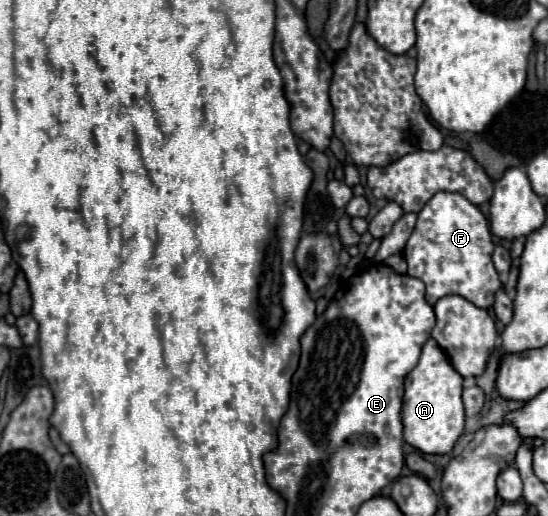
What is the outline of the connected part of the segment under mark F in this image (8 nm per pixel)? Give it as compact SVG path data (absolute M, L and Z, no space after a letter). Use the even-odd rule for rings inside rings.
M441 191L421 209L403 255L409 263L407 275L419 277L427 285L427 299L431 305L451 293L459 293L483 309L493 305L501 281L491 259L495 245L488 224L488 218L461 193Z

